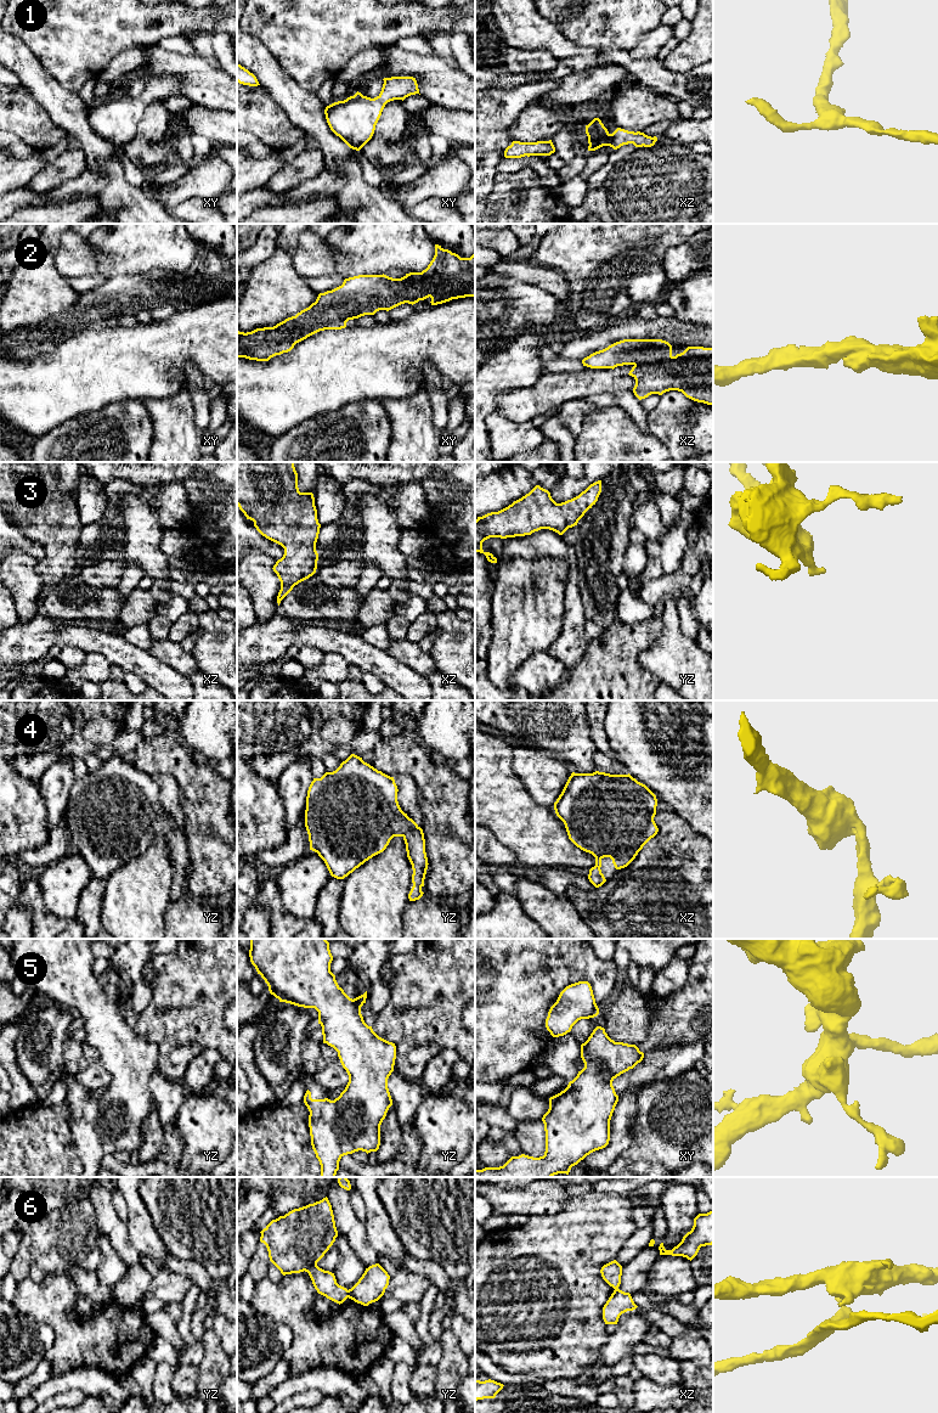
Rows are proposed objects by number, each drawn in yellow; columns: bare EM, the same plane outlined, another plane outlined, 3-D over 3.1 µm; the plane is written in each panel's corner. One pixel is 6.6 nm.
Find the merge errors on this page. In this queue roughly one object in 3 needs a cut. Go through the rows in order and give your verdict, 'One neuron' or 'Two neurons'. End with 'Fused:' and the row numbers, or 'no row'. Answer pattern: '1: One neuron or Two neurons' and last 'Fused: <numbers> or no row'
1: One neuron
2: One neuron
3: One neuron
4: One neuron
5: One neuron
6: Two neurons
Fused: 6

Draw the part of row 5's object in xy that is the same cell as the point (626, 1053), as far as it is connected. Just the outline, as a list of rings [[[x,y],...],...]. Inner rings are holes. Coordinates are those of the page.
[[[597,1026],[588,1040],[581,1045],[581,1058],[584,1068],[569,1082],[560,1093],[549,1098],[549,1109],[542,1121],[546,1131],[546,1152],[533,1158],[525,1154],[512,1156],[503,1166],[475,1170],[475,1177],[553,1177],[569,1175],[591,1153],[603,1149],[610,1141],[610,1120],[618,1096],[612,1081],[621,1074],[633,1069],[644,1058],[635,1045],[615,1042],[605,1029]]]

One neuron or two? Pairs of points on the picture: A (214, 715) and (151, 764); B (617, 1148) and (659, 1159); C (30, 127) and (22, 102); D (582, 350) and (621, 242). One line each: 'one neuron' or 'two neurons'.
A: two neurons
B: two neurons
C: one neuron
D: two neurons

